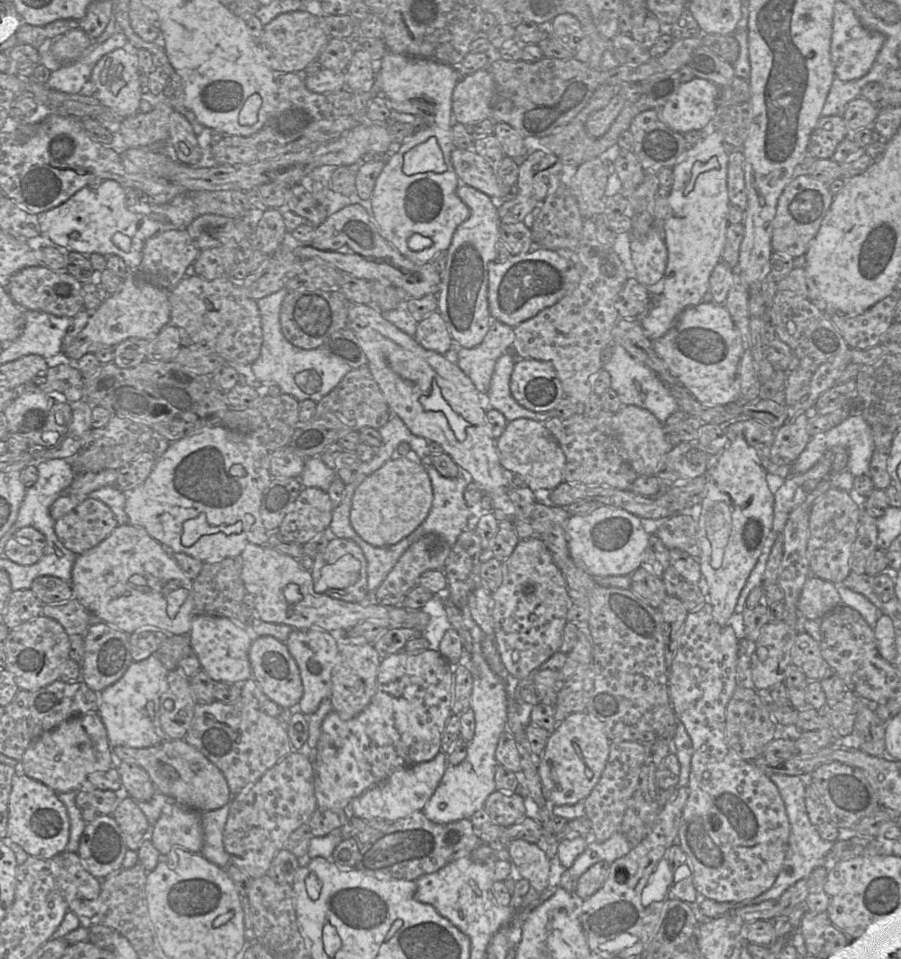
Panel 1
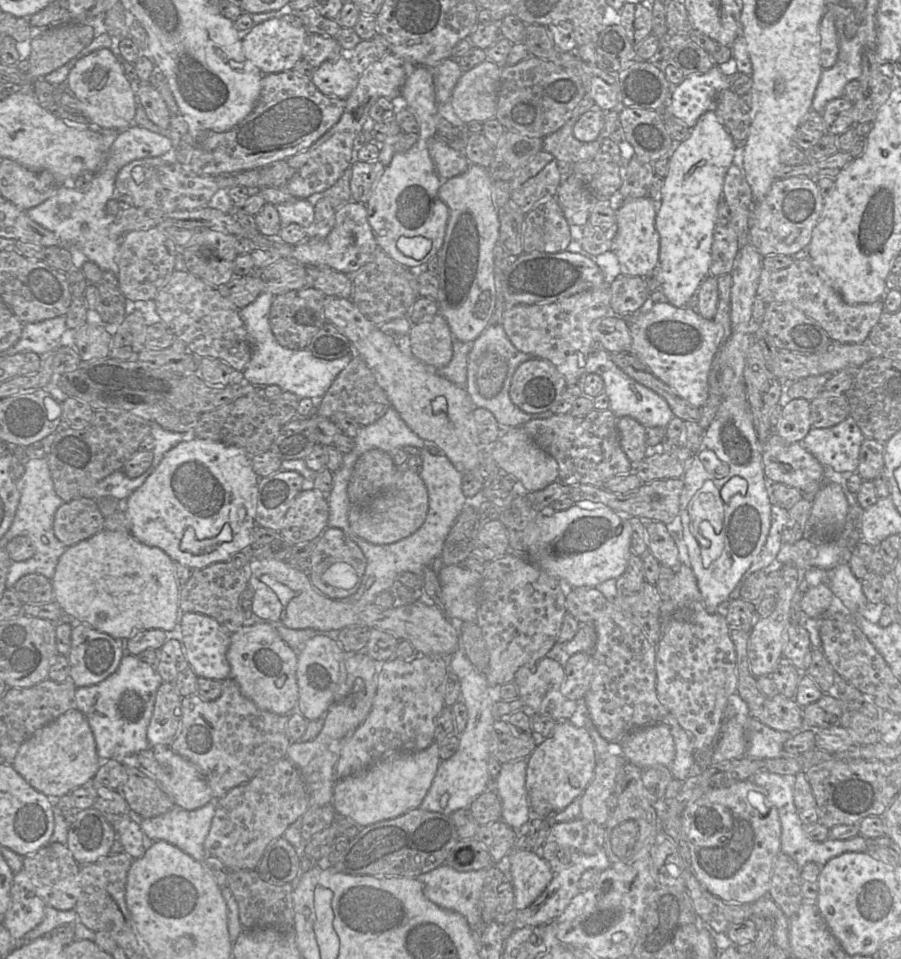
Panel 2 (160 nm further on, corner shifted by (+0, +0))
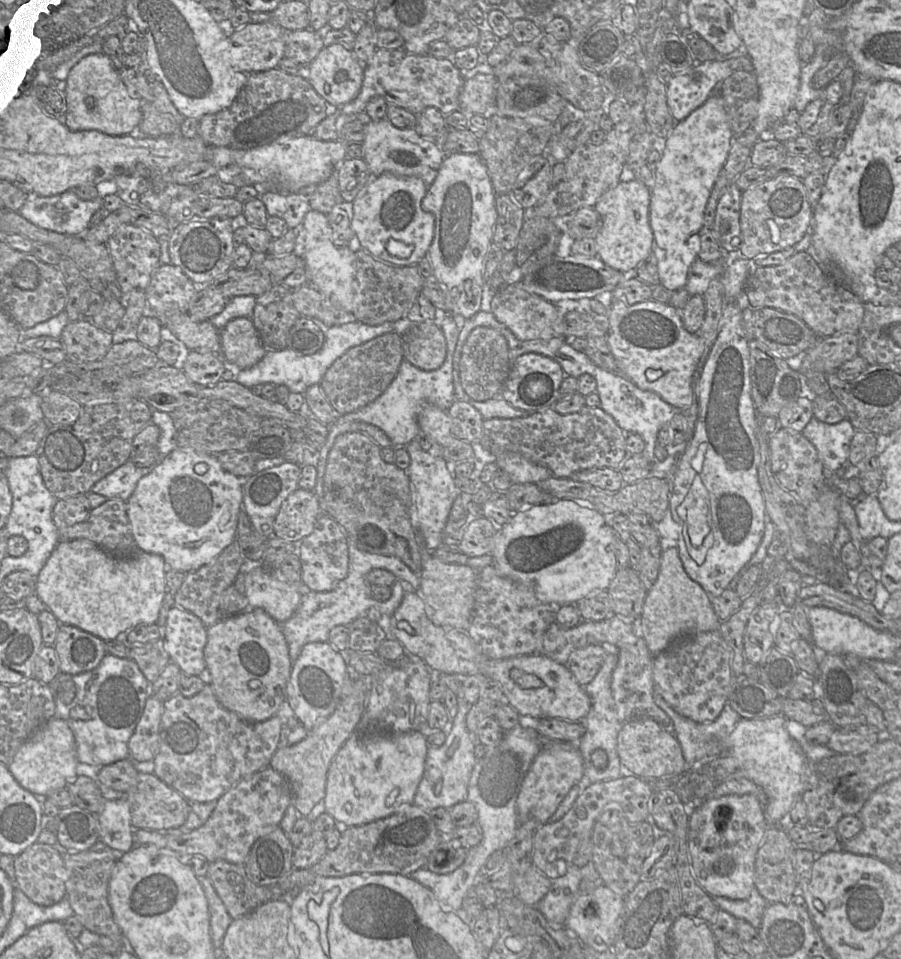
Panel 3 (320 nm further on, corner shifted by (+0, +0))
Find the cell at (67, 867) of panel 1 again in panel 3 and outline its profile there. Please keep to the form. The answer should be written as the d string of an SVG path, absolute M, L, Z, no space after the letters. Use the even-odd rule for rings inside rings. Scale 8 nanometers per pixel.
M34 843L21 854L14 857L16 887L32 902L40 906L52 906L66 897L67 870L63 852L58 846Z

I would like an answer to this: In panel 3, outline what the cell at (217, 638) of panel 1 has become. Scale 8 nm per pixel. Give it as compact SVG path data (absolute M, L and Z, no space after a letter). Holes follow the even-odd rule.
M173 606L167 614L163 640L171 662L177 664L185 675L205 676L207 627L199 617Z

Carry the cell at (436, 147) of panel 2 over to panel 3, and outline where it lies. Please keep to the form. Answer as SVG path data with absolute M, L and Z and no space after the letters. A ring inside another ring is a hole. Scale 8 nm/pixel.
M386 118L371 120L365 125L365 139L361 143L363 157L373 177L390 172L398 177L418 177L427 187L435 180L445 158L436 144L421 136L415 128L399 129Z

